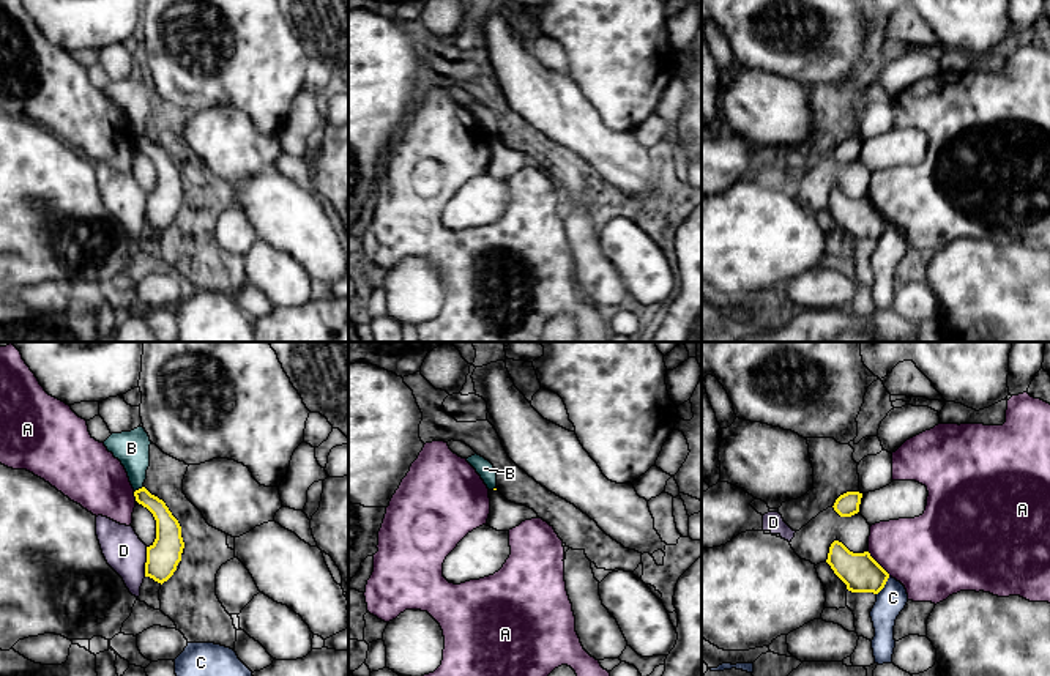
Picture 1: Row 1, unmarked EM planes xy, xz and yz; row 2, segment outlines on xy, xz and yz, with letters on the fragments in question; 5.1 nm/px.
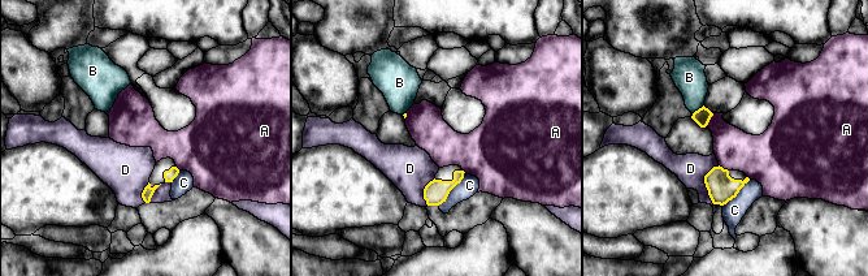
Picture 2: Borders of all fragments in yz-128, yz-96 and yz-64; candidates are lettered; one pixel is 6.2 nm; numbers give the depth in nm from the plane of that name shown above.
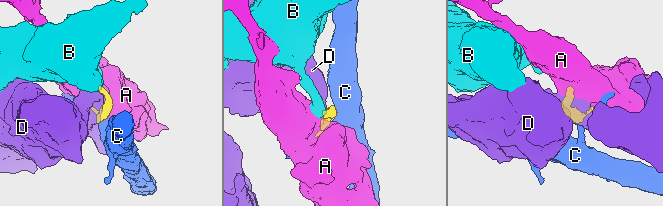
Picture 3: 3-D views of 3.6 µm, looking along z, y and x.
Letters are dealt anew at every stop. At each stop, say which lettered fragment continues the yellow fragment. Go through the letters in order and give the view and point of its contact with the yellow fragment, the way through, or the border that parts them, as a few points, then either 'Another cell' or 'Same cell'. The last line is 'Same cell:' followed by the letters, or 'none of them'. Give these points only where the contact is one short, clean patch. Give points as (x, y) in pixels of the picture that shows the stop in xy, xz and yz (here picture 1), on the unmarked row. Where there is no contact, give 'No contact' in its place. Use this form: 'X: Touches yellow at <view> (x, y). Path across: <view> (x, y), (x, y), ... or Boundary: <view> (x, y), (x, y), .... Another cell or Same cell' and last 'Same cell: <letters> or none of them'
A: Touches yellow at yz (878, 211). Another cell
B: Touches yellow at xy (139, 136). Boundary: xy (142, 133), (134, 139). Another cell
C: Touches yellow at yz (883, 234). Boundary: yz (889, 224), (877, 241). Another cell
D: Touches yellow at xy (147, 208). Another cell
Same cell: none of them

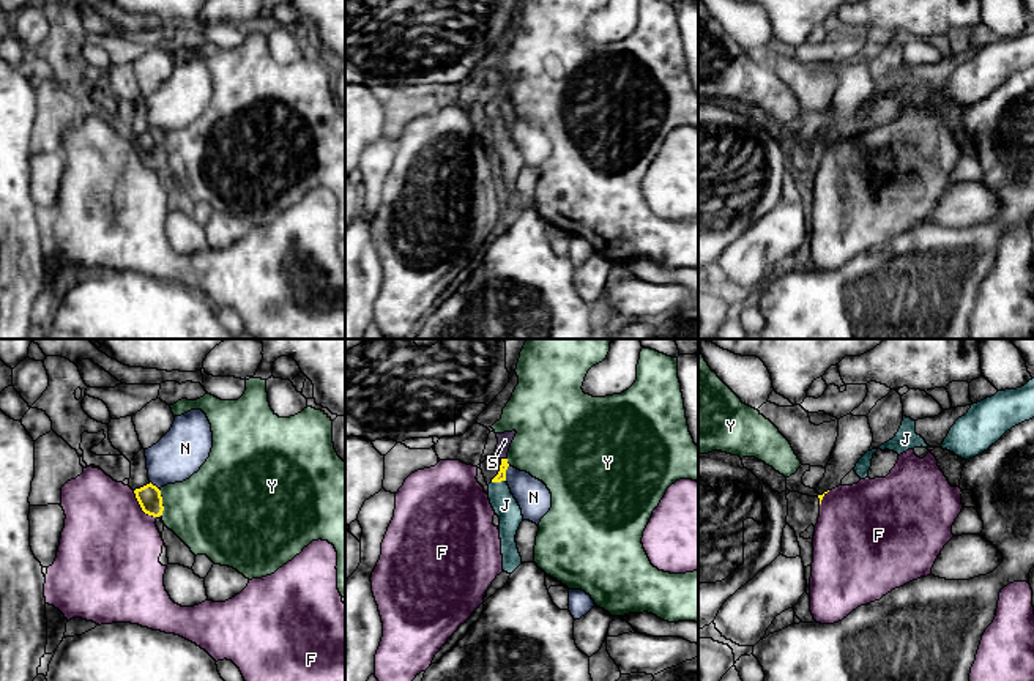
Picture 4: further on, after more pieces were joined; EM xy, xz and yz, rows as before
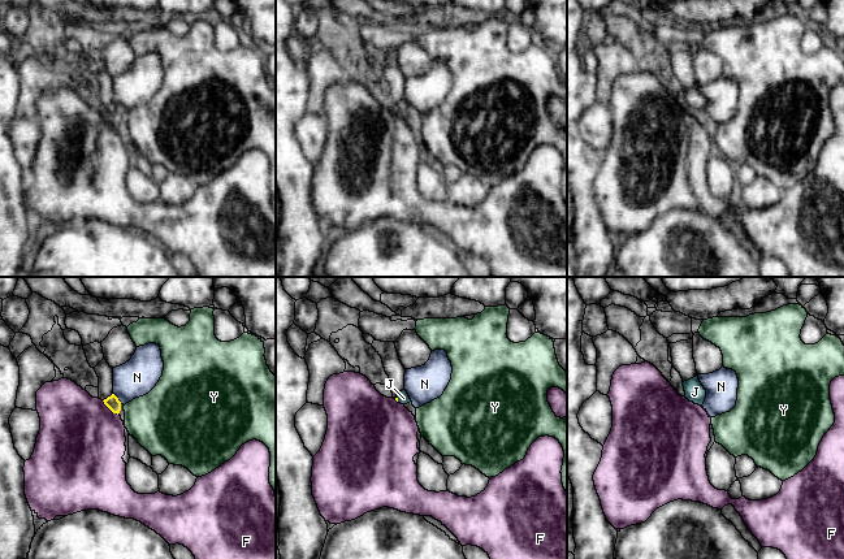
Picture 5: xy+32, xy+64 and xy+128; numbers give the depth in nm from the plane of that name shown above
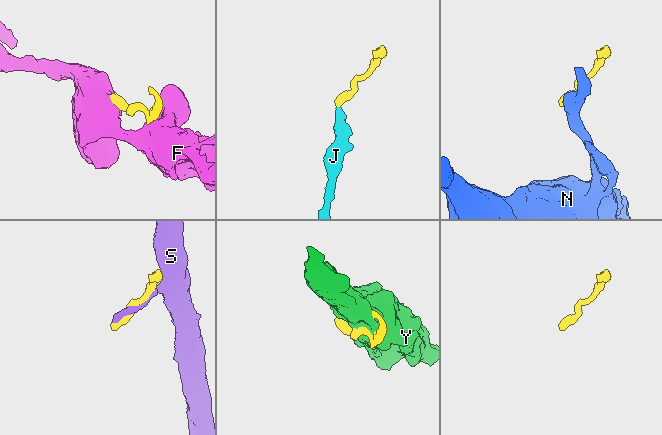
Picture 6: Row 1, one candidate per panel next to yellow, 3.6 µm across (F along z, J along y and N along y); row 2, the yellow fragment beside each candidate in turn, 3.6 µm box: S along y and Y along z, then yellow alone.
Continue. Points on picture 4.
F: Touches yellow at xy (141, 153). Boundary: xy (133, 137), (139, 153), (156, 164). Another cell
J: Touches yellow at xz (498, 128). Path across: xz (502, 122), (498, 128), (498, 141), (505, 152). Same cell
N: Touches yellow at xz (505, 120). Boundary: xz (509, 112), (505, 126). Another cell
S: Touches yellow at xz (505, 106). Another cell
Y: Touches yellow at xy (161, 148). Another cell
Same cell: J

